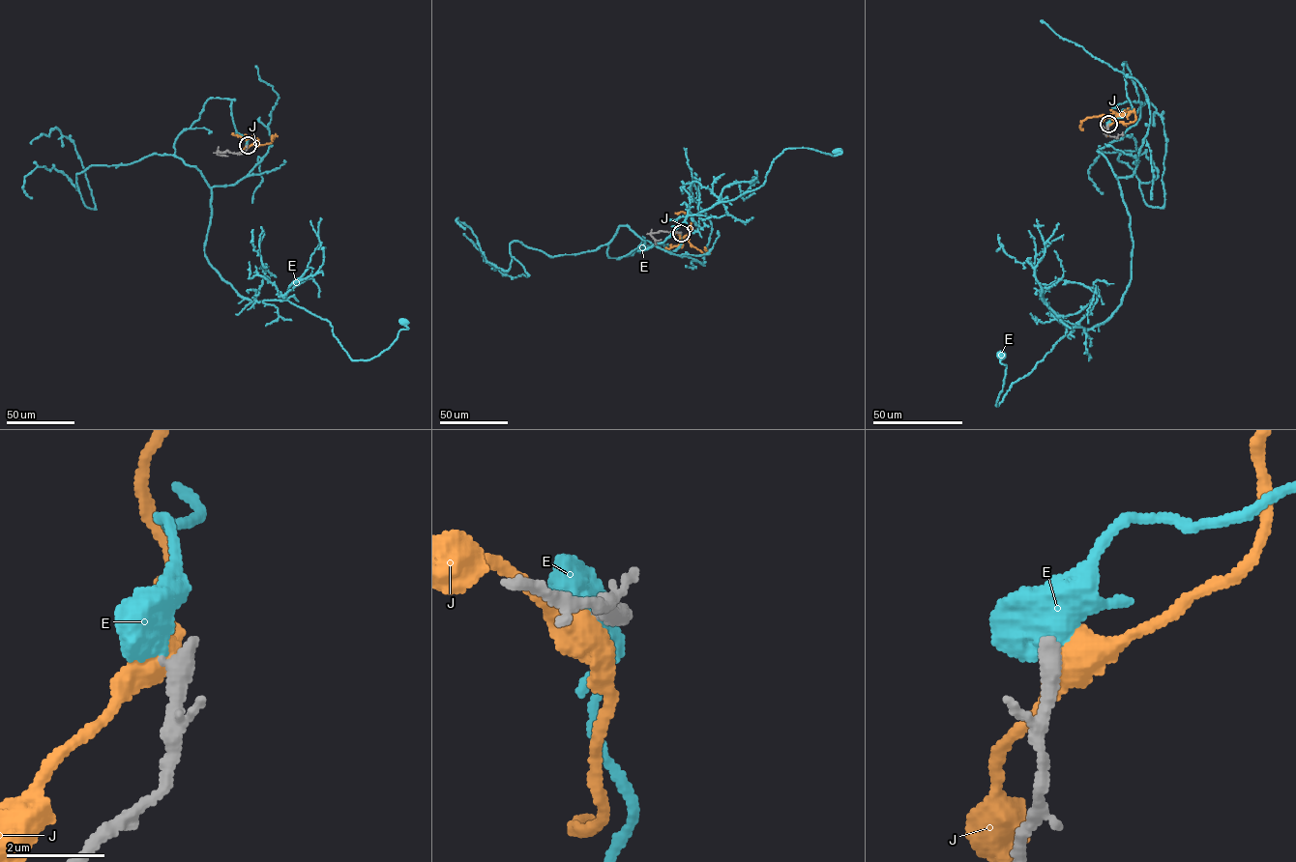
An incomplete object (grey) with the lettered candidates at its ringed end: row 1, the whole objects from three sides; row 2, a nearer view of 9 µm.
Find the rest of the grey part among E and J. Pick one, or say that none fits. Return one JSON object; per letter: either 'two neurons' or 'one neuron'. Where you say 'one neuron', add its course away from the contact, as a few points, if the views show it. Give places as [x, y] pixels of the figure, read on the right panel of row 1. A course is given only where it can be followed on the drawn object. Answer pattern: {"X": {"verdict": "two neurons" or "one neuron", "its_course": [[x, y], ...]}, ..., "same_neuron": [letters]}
{"E": {"verdict": "two neurons"}, "J": {"verdict": "two neurons"}, "same_neuron": []}

